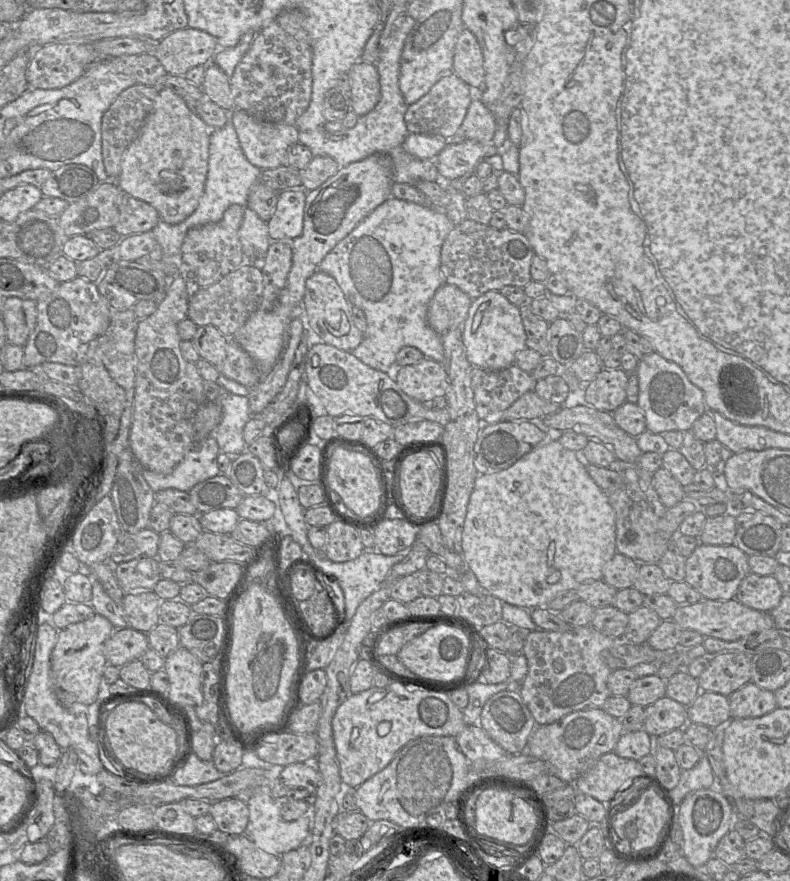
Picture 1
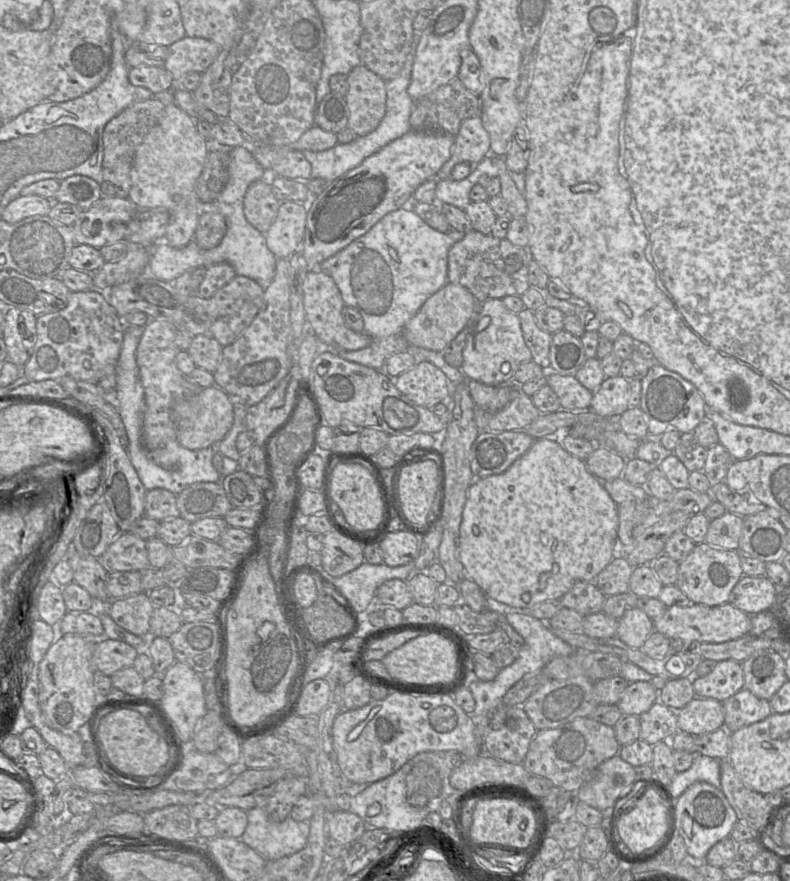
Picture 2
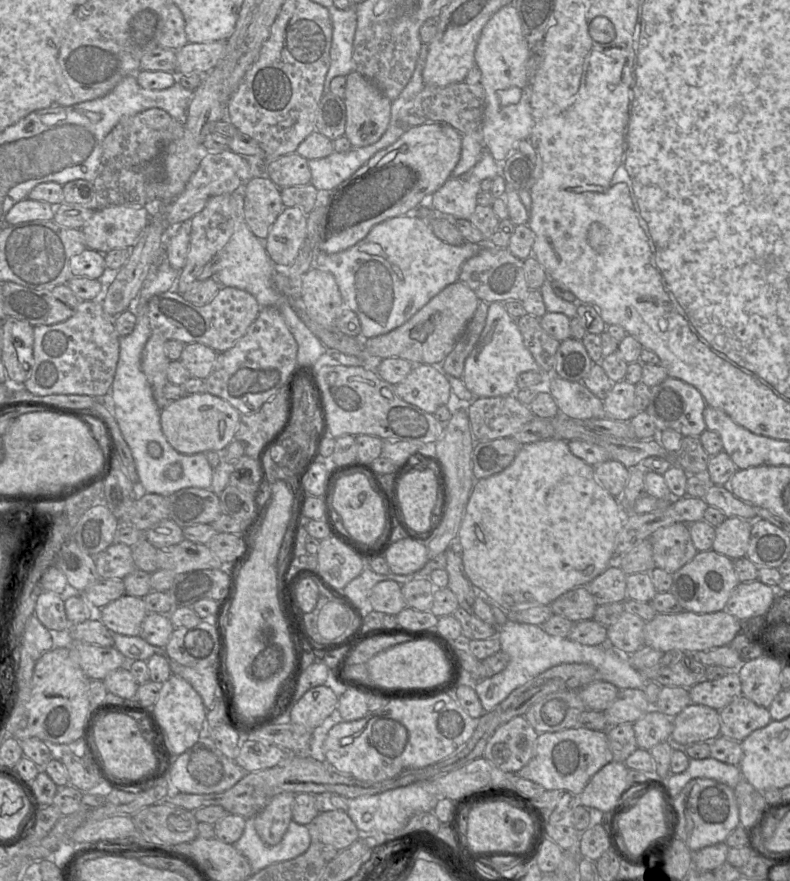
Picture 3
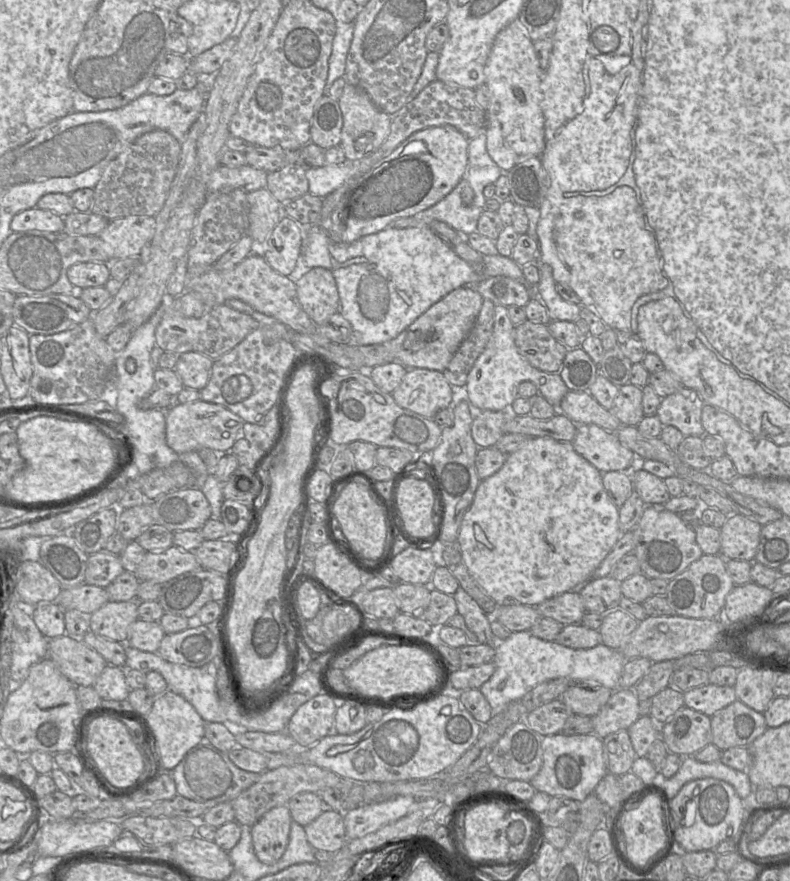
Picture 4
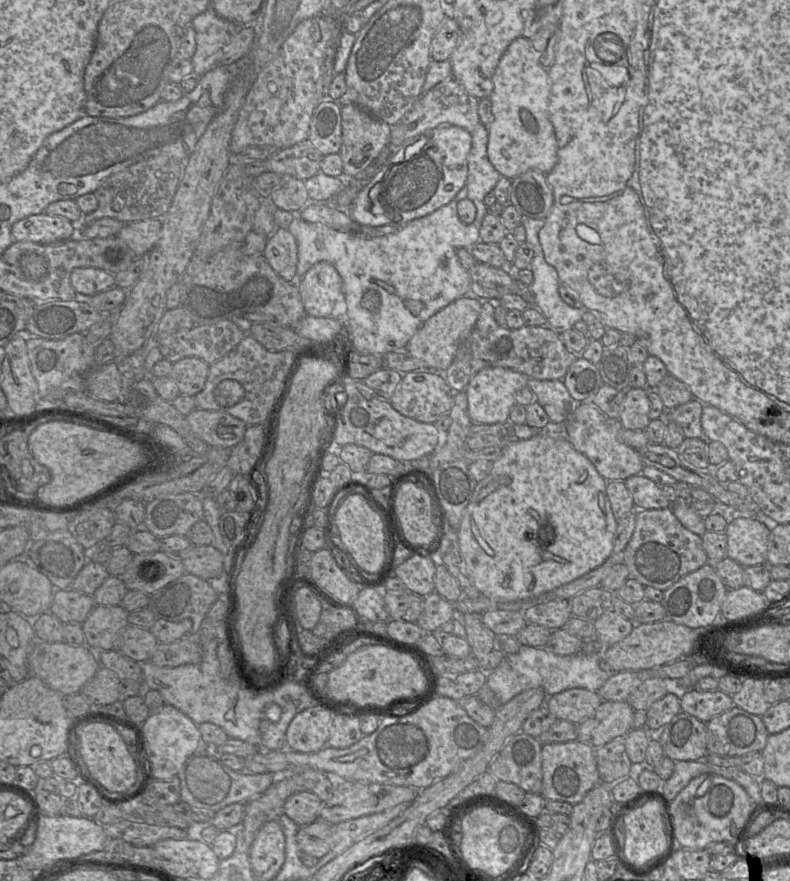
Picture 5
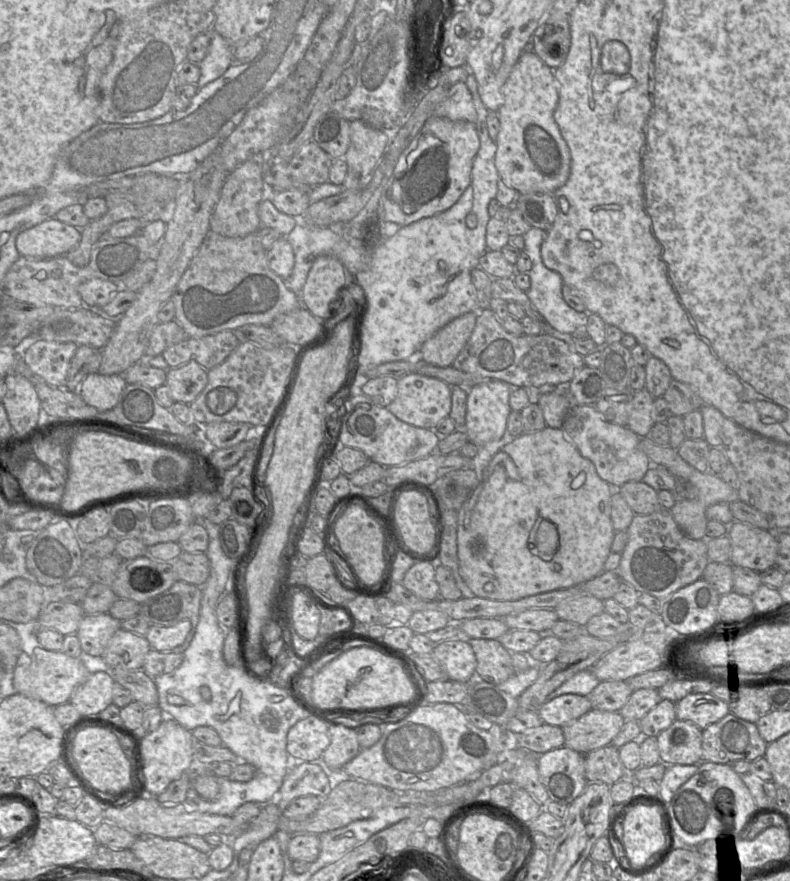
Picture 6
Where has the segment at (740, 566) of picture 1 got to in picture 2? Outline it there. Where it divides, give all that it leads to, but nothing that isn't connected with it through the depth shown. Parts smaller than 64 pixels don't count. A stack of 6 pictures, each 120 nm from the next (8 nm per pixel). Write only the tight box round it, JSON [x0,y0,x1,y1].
[676,542,743,606]

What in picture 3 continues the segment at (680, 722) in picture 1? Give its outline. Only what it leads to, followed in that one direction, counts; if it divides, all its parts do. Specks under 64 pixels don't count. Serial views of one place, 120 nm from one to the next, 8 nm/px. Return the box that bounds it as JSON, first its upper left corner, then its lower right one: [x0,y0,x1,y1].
[633,708,672,751]

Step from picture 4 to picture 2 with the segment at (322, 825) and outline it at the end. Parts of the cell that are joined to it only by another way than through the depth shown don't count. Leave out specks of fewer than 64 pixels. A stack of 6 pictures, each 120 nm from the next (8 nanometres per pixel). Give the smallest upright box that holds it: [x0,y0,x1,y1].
[327,810,367,845]

